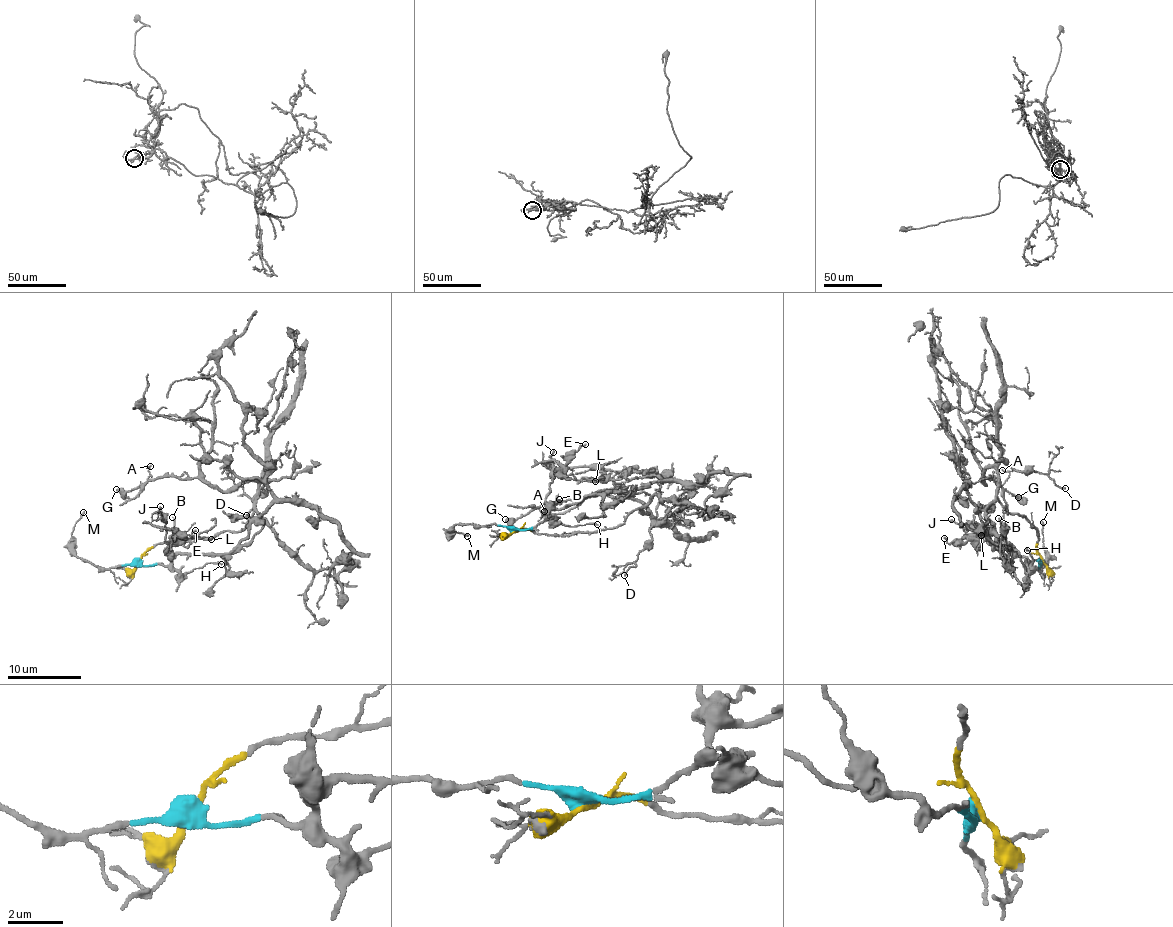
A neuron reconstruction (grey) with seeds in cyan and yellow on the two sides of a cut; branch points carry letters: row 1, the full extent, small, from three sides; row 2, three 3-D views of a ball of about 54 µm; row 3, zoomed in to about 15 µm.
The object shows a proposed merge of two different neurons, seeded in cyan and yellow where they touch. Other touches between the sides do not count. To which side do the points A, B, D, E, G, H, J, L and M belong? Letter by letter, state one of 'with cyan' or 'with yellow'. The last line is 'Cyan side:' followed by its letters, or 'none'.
A: with yellow
B: with cyan
D: with yellow
E: with cyan
G: with yellow
H: with cyan
J: with cyan
L: with cyan
M: with cyan
Cyan side: B, E, H, J, L, M

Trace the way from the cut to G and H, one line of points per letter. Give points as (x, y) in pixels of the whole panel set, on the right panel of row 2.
G: (1043, 559), (1037, 531), (997, 497), (996, 469), (985, 471), (984, 484), (990, 476), (1018, 497)
H: (1041, 559), (1040, 564), (1026, 563), (1029, 567), (1033, 557), (1027, 550)

